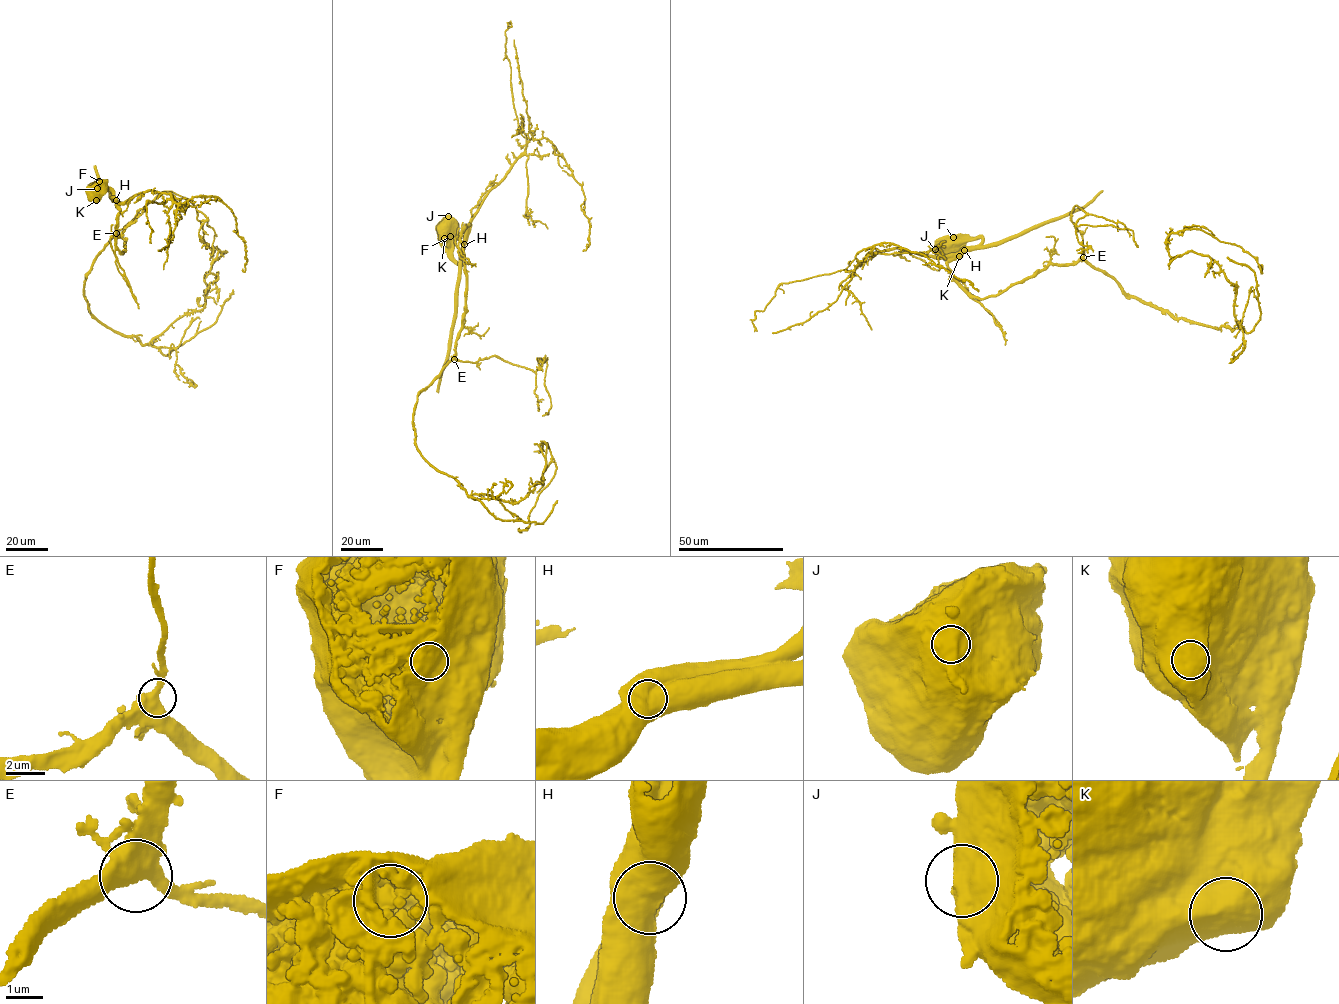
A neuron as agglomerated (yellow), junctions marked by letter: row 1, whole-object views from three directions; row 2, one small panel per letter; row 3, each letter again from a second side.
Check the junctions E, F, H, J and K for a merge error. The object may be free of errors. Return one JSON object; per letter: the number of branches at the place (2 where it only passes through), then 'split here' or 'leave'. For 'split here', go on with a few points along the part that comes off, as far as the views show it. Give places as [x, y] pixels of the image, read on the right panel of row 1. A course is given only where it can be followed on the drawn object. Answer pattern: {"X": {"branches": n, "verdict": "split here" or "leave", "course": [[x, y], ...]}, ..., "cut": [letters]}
{"E": {"branches": 2, "verdict": "leave"}, "F": {"branches": 1, "verdict": "leave"}, "H": {"branches": 1, "verdict": "leave"}, "J": {"branches": 1, "verdict": "leave"}, "K": {"branches": 2, "verdict": "leave"}, "cut": []}

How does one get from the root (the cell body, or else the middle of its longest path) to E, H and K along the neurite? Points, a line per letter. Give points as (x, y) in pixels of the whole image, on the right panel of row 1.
E: (946, 247), (982, 239), (947, 263), (953, 276), (980, 298), (996, 296), (1050, 264), (1076, 263), (1083, 257)
H: (946, 247), (982, 239), (978, 245), (964, 250)
K: (946, 247), (959, 256)

